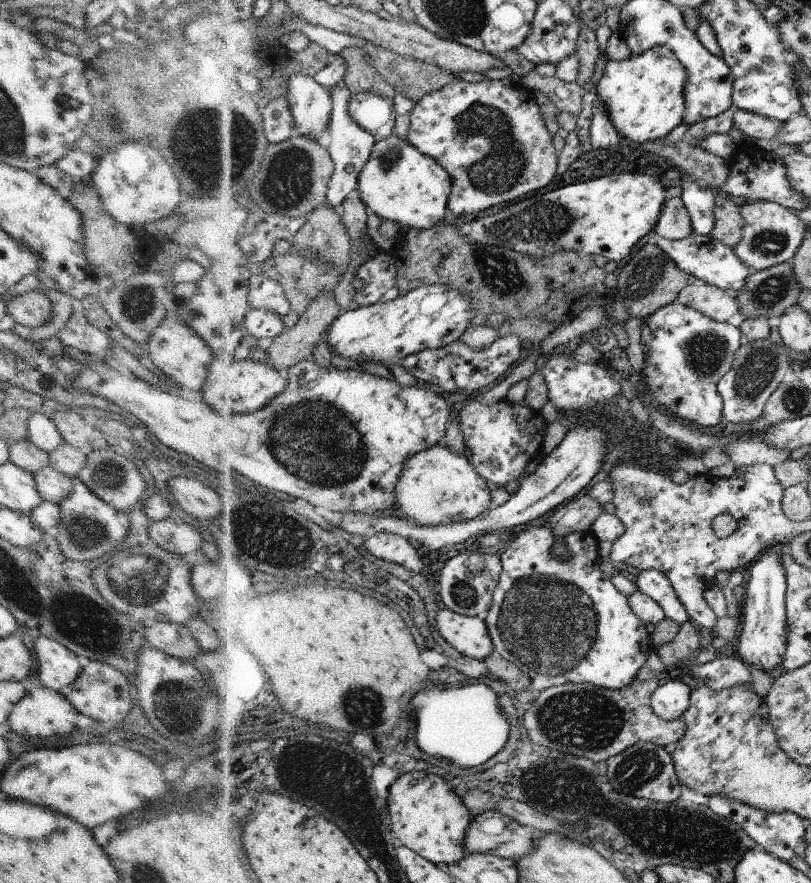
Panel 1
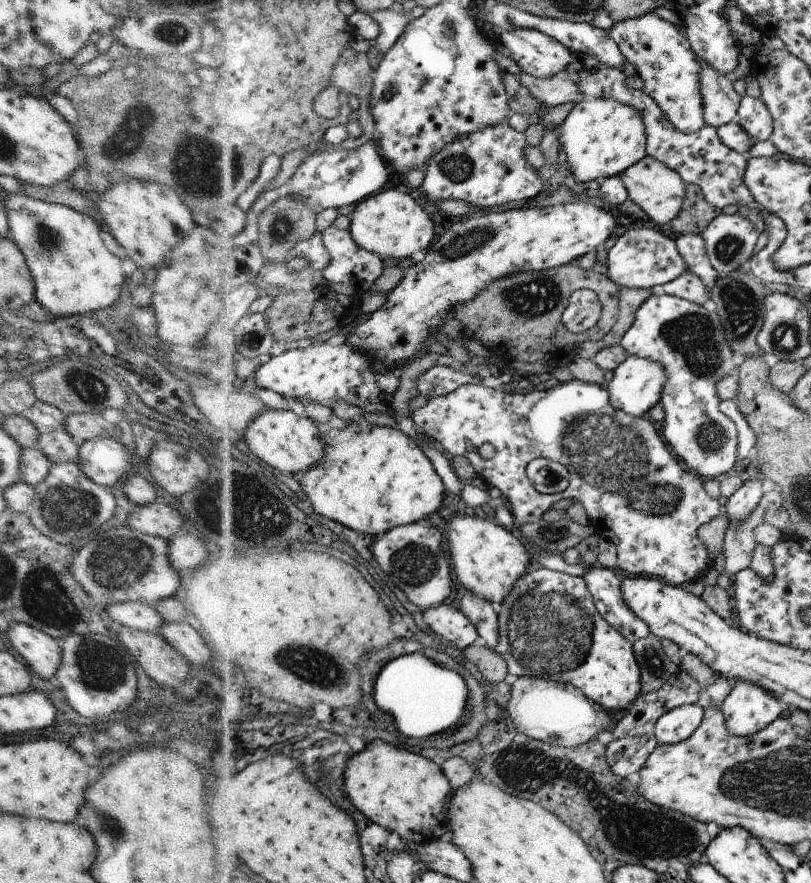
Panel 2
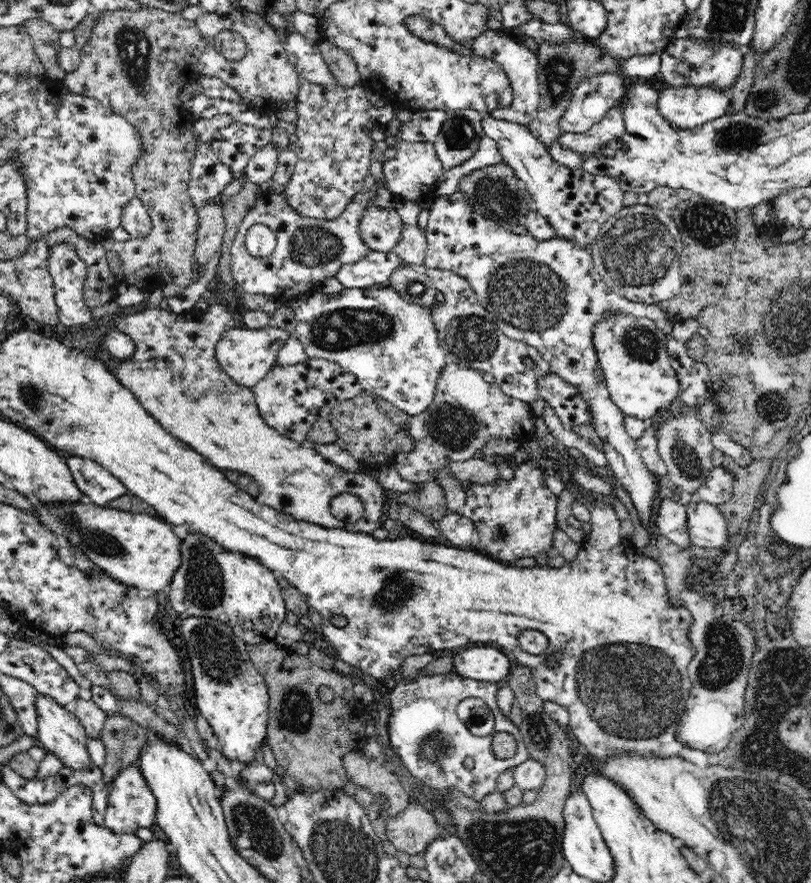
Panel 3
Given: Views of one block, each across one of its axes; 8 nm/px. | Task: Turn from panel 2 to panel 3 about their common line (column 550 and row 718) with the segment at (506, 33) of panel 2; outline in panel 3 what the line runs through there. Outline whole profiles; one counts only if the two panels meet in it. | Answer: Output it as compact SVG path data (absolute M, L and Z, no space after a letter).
M39 693L35 697L35 712L38 720L38 745L46 752L62 759L64 767L72 771L86 771L92 766L86 744L87 733L75 716L73 709L64 709L64 706L53 699Z

